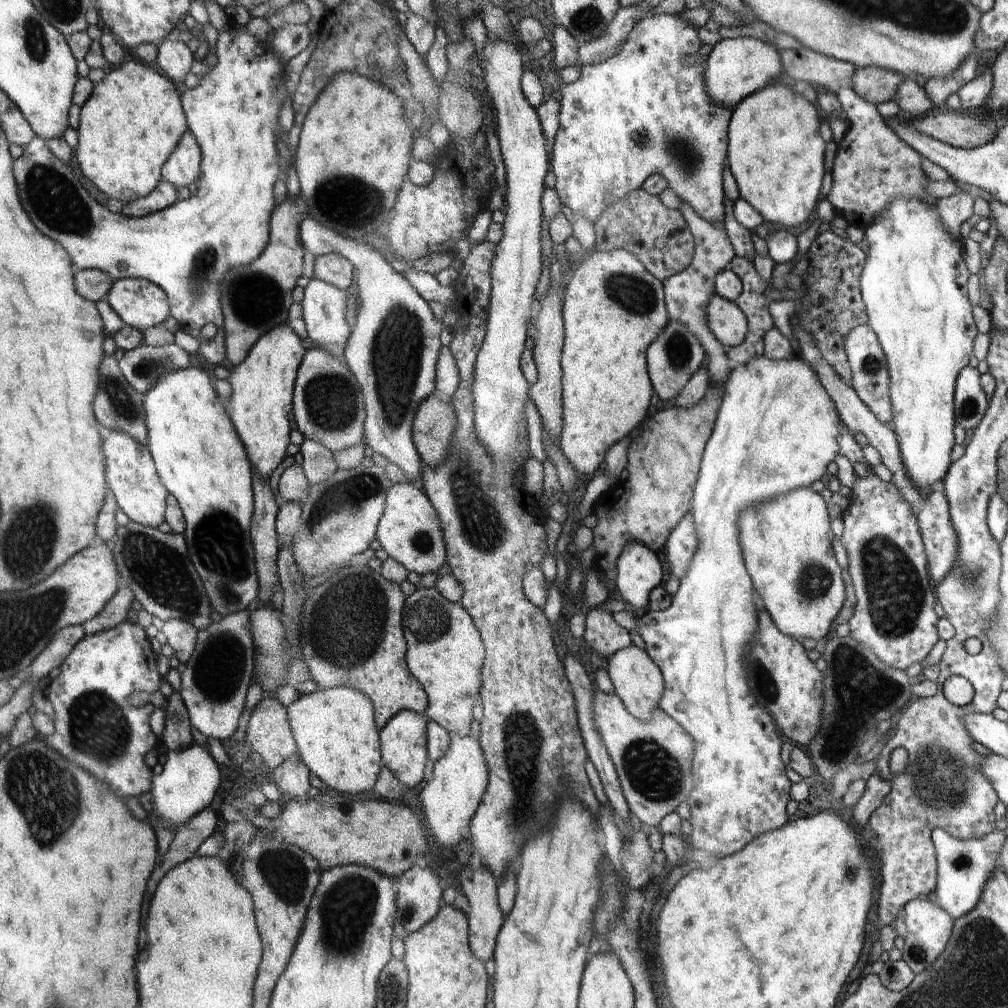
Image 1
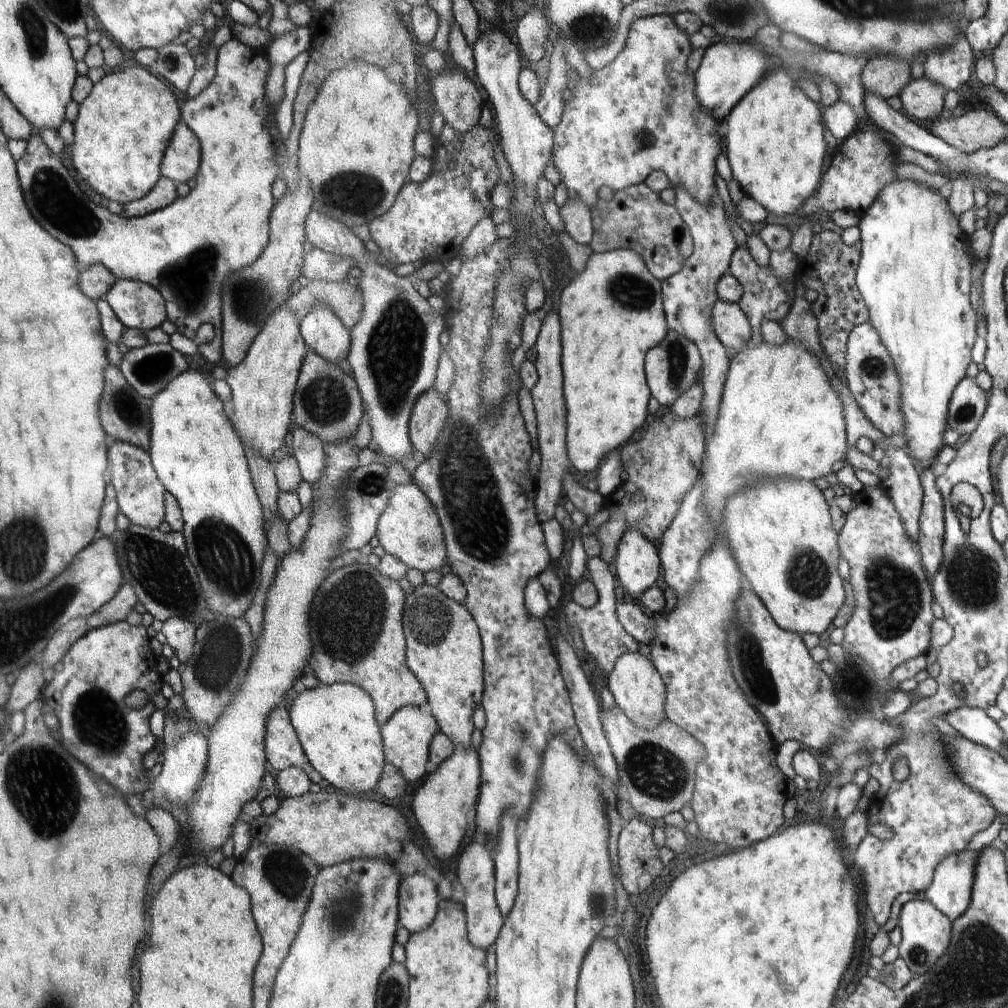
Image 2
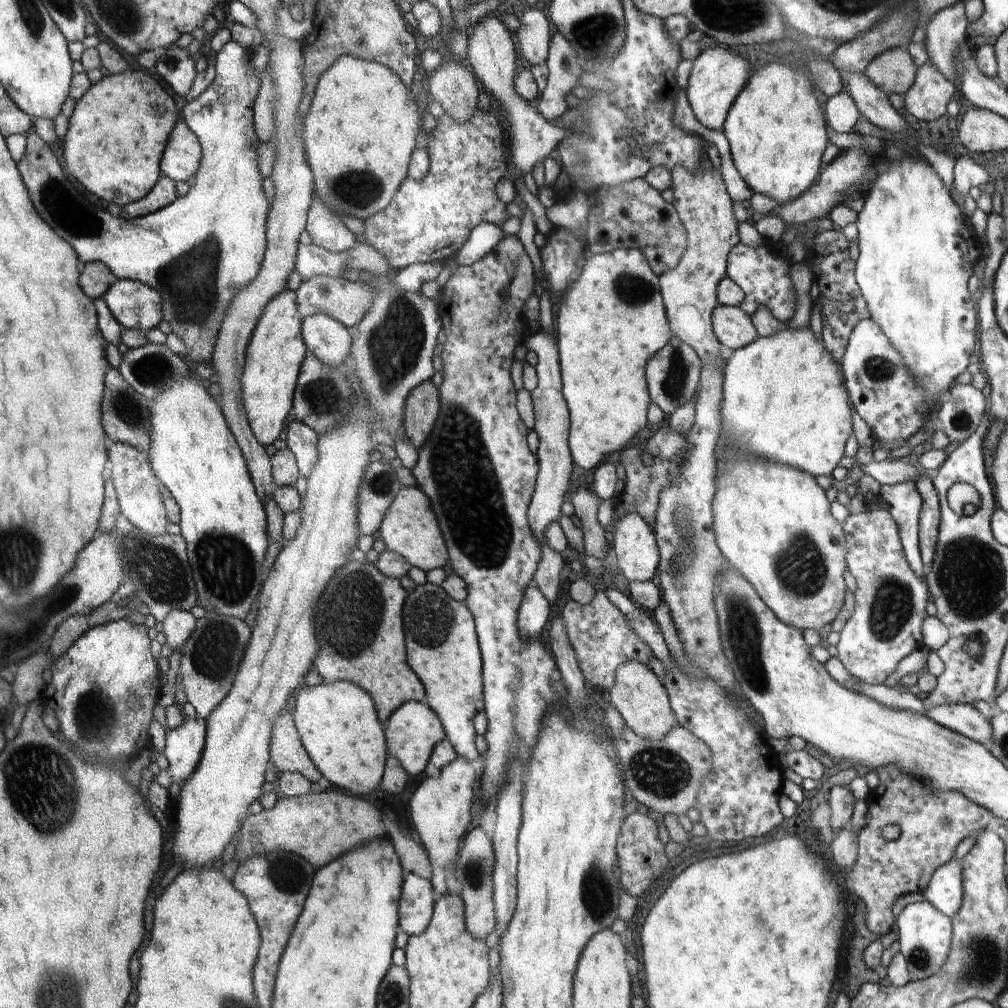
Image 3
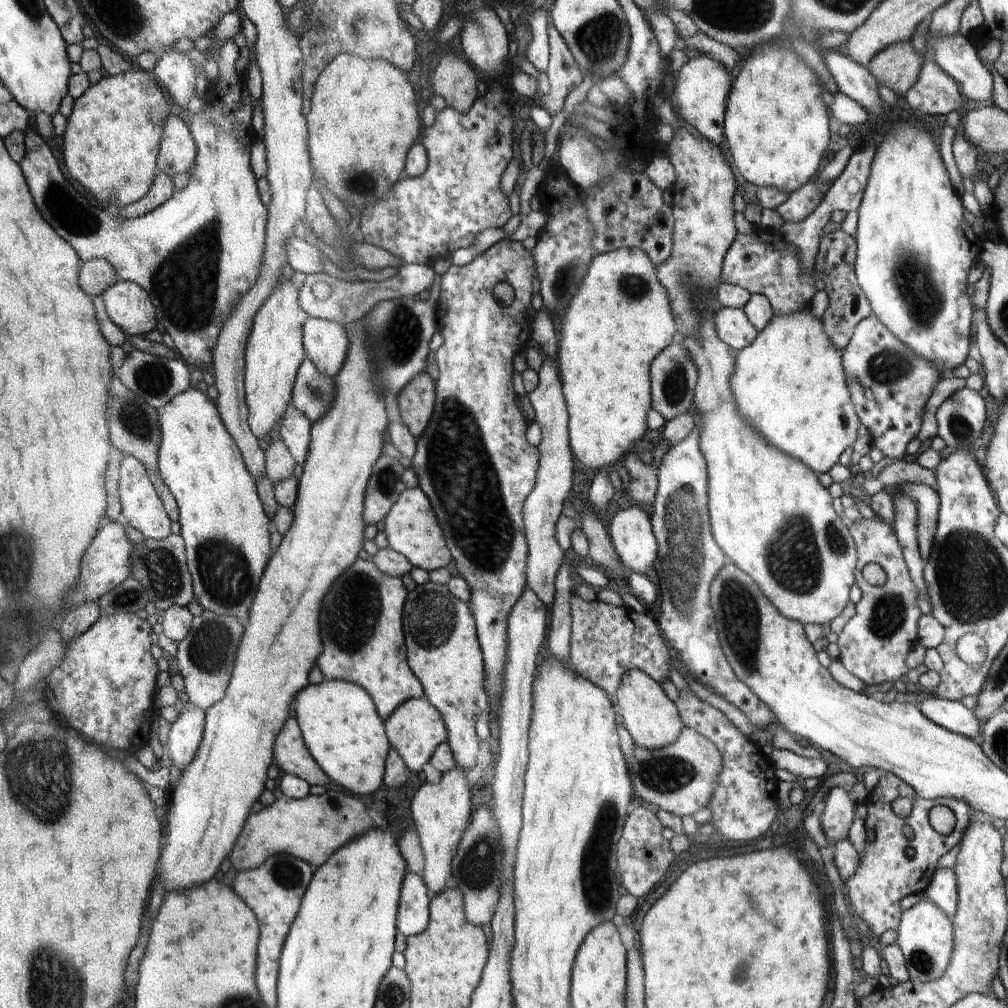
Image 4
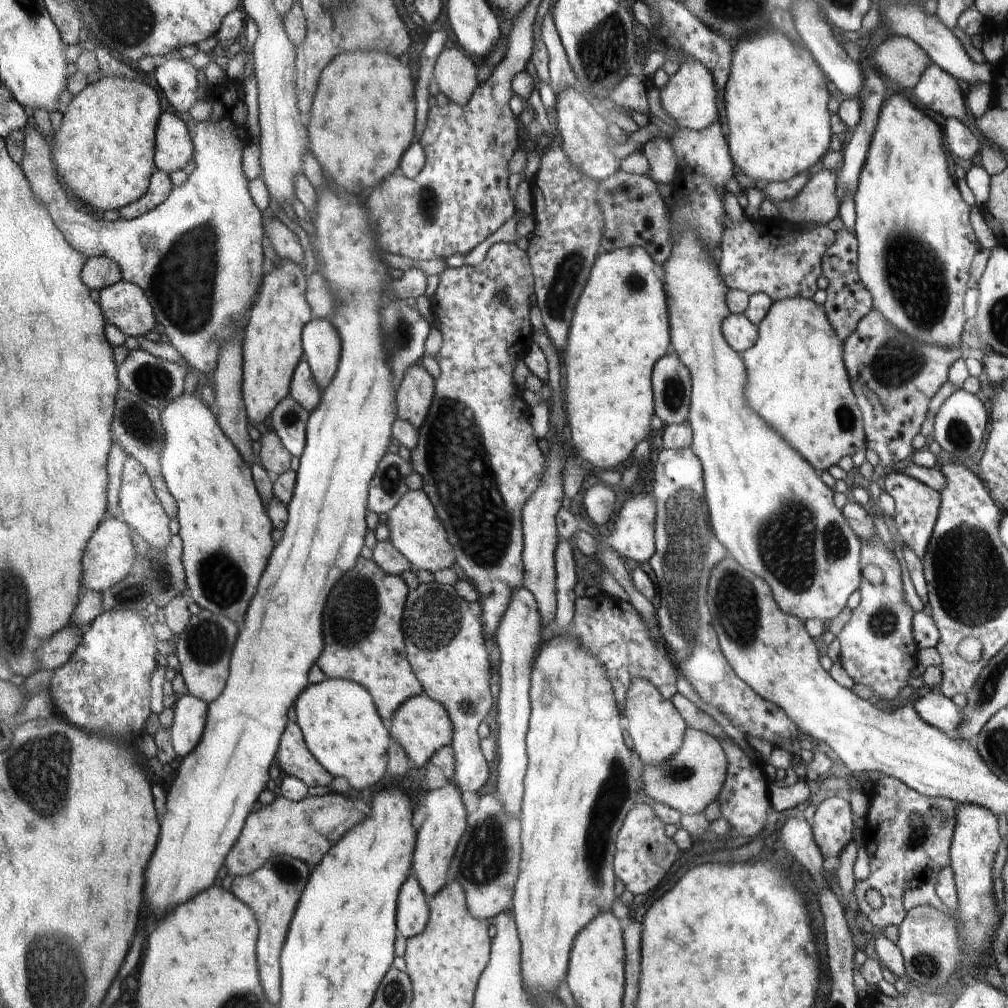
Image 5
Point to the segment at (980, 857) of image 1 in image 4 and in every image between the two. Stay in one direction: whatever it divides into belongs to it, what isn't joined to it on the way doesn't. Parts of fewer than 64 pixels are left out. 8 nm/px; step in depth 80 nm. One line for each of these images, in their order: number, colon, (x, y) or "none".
2: (950, 892)
3: (946, 892)
4: (943, 891)

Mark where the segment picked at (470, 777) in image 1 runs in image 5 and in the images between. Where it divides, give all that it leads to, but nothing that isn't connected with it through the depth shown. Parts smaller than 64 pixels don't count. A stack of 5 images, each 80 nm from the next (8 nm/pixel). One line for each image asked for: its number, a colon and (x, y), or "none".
2: (441, 803)
3: (440, 808)
4: (441, 811)
5: (446, 813)

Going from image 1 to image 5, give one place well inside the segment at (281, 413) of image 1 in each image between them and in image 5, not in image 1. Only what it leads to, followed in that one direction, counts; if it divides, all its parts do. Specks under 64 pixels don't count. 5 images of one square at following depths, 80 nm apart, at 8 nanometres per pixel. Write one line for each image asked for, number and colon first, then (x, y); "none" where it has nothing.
2: (262, 386)
3: (275, 352)
4: (273, 354)
5: (272, 348)

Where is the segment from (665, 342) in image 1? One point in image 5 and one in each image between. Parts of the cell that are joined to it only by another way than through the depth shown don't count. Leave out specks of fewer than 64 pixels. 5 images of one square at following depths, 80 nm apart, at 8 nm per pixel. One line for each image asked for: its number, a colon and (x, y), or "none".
2: (671, 368)
3: (673, 373)
4: (674, 376)
5: (671, 384)

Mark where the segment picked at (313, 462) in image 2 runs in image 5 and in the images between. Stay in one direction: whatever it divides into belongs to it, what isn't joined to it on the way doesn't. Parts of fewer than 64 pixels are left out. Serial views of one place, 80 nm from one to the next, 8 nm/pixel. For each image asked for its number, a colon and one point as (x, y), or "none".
3: (301, 439)
4: (296, 430)
5: (290, 421)

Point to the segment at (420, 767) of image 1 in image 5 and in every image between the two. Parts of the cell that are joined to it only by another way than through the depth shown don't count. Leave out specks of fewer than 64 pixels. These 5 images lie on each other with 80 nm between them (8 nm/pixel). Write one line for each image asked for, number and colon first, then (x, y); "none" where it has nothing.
2: (407, 735)
3: (413, 731)
4: (416, 729)
5: (422, 727)

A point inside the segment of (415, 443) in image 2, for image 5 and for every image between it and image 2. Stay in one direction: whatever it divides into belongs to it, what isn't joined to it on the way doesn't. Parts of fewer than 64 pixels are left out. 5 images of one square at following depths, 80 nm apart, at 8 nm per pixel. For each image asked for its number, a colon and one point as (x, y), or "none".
3: (422, 407)
4: (416, 401)
5: (416, 390)

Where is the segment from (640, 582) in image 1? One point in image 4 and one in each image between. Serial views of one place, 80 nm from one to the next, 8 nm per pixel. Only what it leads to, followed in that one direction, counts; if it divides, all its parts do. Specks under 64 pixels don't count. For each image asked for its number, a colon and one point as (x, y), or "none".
2: (638, 562)
3: (635, 544)
4: (631, 530)

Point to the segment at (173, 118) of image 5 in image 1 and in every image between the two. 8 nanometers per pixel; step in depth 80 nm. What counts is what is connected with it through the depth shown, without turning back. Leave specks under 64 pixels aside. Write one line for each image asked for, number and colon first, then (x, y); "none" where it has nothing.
1: (184, 165)
2: (182, 161)
3: (182, 156)
4: (178, 151)

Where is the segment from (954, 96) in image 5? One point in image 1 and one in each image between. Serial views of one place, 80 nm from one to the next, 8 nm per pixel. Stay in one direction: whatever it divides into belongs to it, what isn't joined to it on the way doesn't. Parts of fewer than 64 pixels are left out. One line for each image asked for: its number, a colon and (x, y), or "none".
1: (912, 98)
2: (922, 99)
3: (927, 99)
4: (936, 92)

